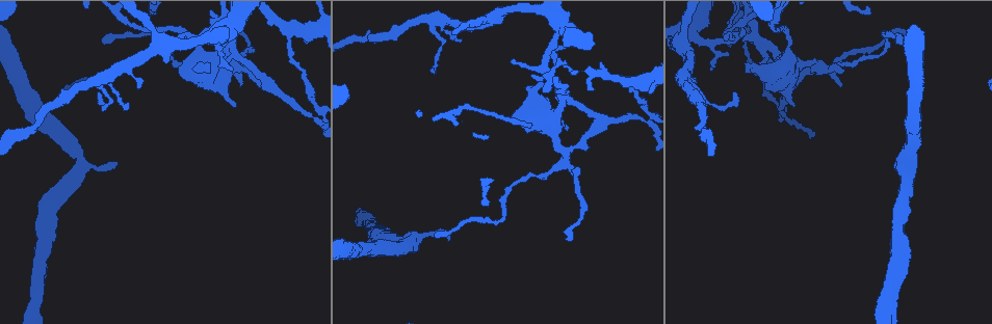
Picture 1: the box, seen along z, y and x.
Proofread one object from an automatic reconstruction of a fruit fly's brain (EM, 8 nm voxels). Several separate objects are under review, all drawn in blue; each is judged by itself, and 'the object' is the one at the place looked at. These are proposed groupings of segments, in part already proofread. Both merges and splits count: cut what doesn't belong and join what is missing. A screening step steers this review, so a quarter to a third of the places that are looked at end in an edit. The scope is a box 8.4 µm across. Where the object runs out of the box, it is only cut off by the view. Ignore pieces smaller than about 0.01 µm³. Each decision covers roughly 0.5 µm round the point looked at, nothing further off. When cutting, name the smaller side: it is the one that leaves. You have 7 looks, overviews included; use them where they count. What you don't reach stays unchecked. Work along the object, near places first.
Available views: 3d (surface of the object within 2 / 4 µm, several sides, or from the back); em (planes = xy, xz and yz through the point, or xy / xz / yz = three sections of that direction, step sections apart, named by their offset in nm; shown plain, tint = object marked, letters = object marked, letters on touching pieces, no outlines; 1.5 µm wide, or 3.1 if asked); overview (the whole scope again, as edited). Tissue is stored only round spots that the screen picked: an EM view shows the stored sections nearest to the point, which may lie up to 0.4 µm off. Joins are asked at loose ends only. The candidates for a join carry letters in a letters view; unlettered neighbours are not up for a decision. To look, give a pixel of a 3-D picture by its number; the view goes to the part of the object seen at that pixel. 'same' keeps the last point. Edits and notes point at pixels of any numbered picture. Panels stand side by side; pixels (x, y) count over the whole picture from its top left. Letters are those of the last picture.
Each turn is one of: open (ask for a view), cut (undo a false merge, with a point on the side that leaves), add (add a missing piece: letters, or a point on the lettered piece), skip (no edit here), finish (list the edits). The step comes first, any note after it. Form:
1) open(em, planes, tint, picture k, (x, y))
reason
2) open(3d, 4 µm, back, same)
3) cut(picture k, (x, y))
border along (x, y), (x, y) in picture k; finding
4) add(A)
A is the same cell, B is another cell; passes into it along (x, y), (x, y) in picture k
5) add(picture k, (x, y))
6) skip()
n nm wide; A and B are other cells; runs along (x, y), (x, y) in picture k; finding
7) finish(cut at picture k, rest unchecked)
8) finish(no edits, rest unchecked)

open(3d, 2 µm, picture 1, (289, 38))
a fork

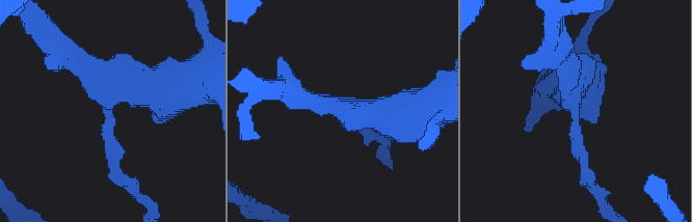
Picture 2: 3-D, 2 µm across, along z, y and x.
open(em, planes, letters, picture 2, (342, 108))
3 arms; need the tissue

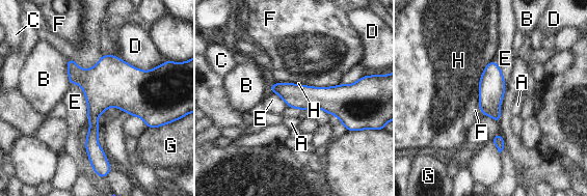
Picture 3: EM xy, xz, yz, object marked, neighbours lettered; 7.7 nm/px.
skip()
A, B, C, D, E, F, G and H are other cells; continuous, no second neuron

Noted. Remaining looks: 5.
open(em, planes, letters, picture 1, (880, 55))
abrupt turn

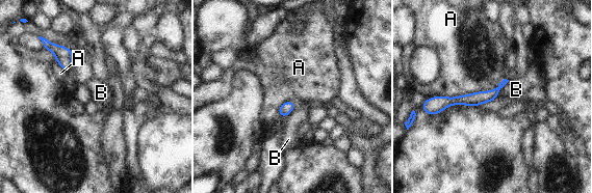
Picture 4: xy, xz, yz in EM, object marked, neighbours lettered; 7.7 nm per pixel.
skip()
A touches over 650 nm; A and B are other cells; border along (509, 81), (496, 97) in picture 4; all the same neuron

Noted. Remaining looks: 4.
open(3d, 2 µm, back, picture 1, (447, 239))
free end

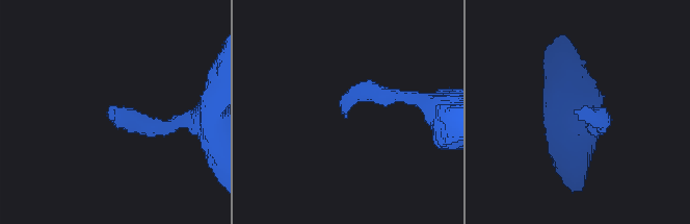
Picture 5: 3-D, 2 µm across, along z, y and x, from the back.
open(em, planes, letters, picture 5, (113, 120))

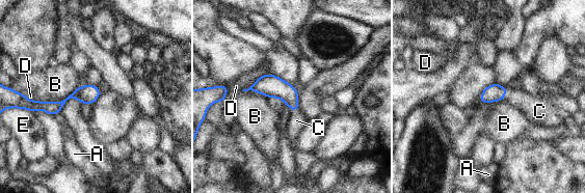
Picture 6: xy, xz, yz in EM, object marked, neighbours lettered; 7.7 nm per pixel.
add(C)
C is the same cell, A, B, D and E are other cells; passes into it along (494, 92), (505, 92), (533, 108) in picture 6; the neuron continues

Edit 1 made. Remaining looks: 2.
finish(add at picture 6, rest unchecked)

